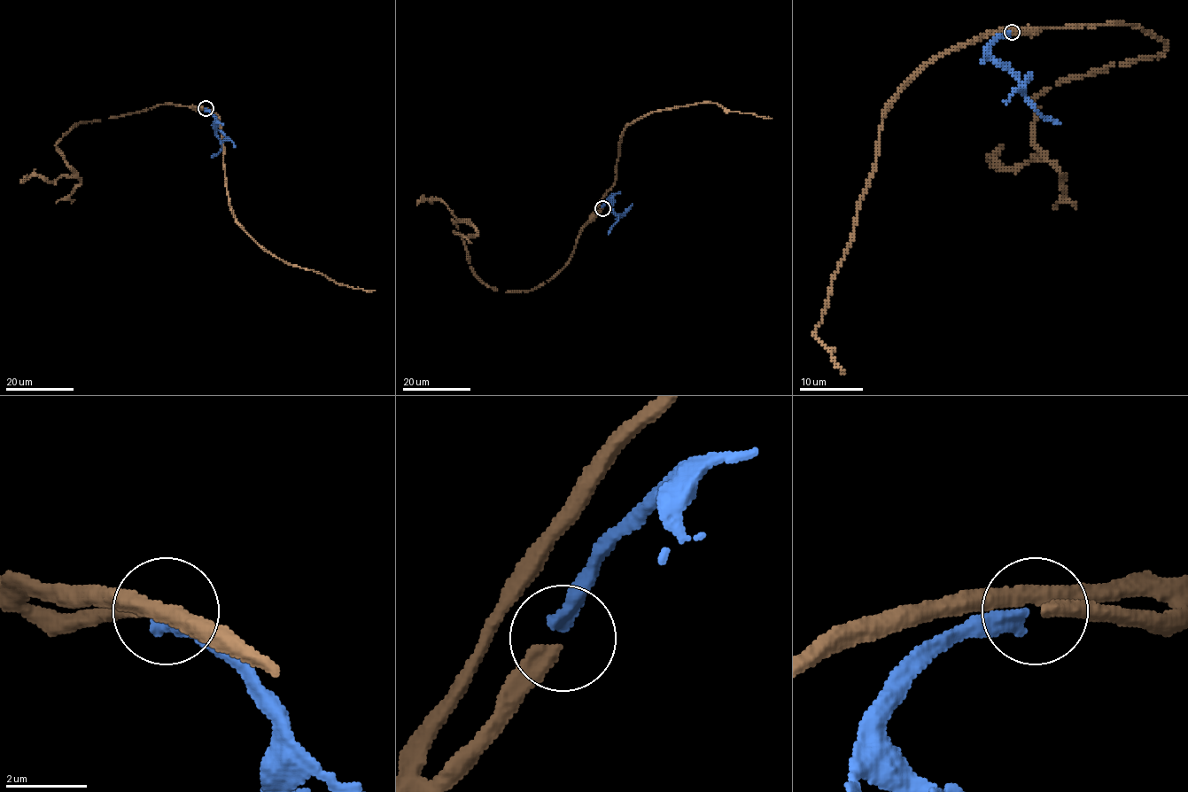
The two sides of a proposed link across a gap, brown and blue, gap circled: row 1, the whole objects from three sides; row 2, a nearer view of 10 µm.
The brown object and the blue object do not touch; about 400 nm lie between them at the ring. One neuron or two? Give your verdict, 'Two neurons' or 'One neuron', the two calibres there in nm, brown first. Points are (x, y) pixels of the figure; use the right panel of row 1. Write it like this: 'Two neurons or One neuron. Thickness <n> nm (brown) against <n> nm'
One neuron. Thickness 400 nm (brown) against 400 nm

